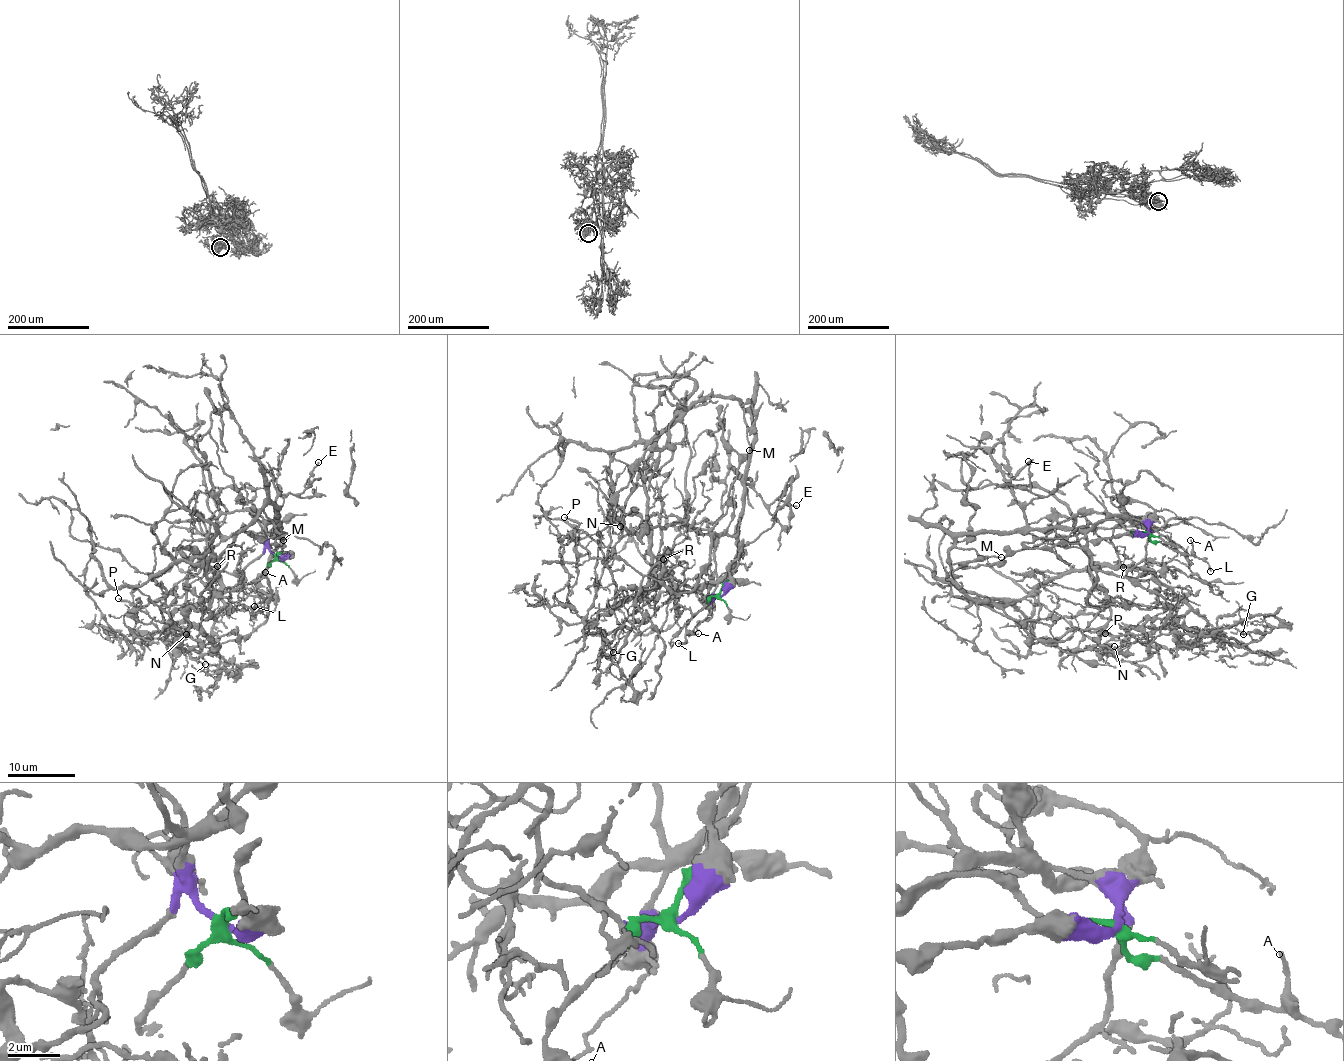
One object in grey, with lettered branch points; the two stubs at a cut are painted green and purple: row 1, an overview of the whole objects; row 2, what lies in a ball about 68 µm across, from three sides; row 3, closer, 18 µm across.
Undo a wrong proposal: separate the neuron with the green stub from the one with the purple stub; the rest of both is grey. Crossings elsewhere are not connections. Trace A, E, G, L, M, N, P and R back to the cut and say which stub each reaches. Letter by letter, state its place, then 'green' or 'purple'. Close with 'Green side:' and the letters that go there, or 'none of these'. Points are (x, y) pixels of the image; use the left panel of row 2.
A: (265, 572) | green
E: (318, 462) | green
G: (205, 664) | purple
L: (254, 606) | green
M: (283, 540) | green
N: (186, 634) | purple
P: (118, 598) | purple
R: (217, 566) | purple
Green side: A, E, L, M

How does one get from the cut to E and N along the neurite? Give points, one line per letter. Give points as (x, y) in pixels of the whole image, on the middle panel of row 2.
E: (719, 596), (719, 589), (738, 562), (738, 516), (745, 484), (770, 504), (778, 499), (797, 505)
N: (719, 597), (681, 581), (672, 588), (661, 583), (614, 608), (608, 566), (611, 527), (618, 533), (620, 526)

